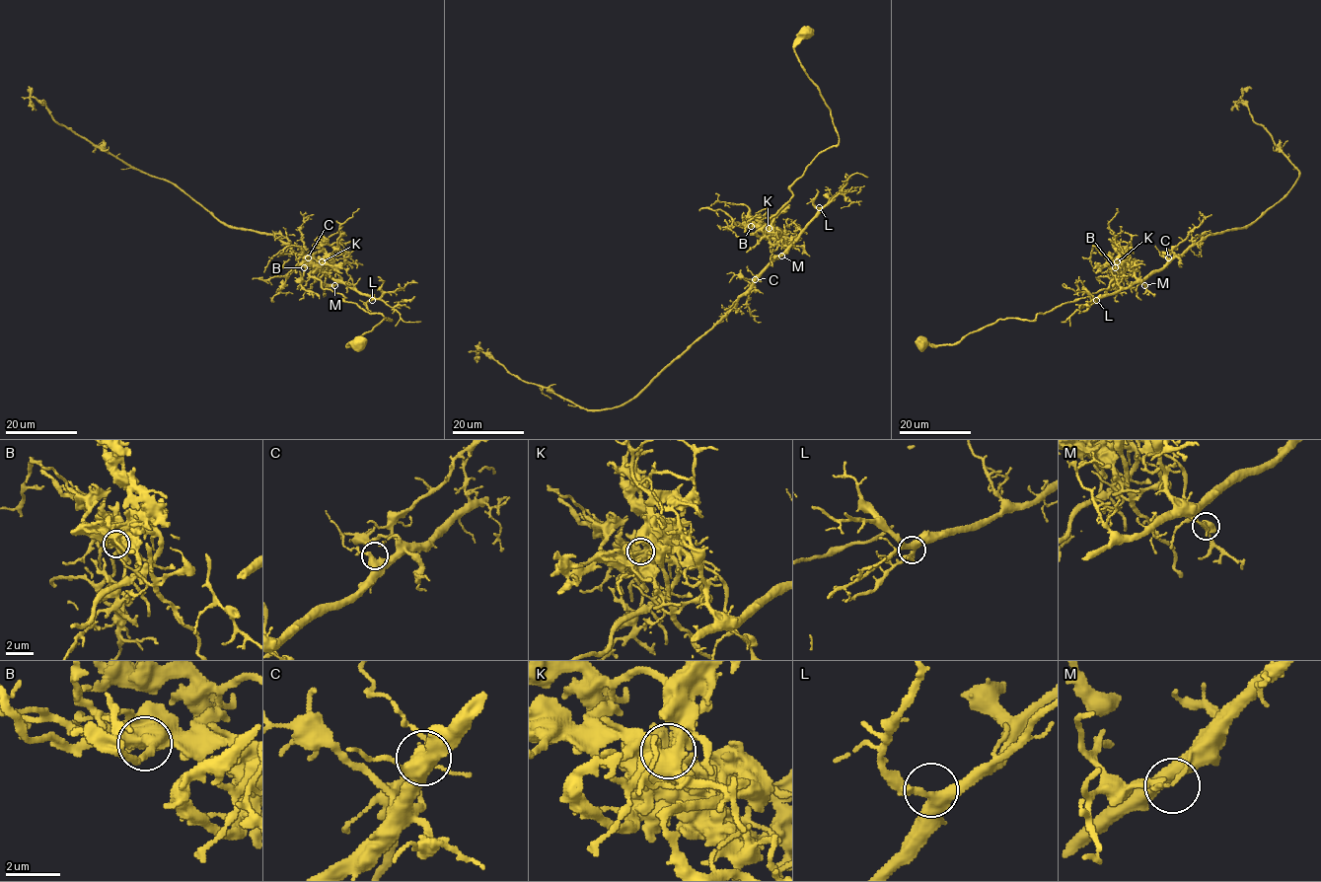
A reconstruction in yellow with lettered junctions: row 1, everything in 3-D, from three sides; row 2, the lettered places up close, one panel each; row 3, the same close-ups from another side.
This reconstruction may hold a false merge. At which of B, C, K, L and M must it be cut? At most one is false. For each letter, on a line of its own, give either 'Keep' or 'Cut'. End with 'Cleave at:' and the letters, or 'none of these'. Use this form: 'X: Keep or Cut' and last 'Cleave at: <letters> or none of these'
B: Keep
C: Keep
K: Keep
L: Keep
M: Cut
Cleave at: M

